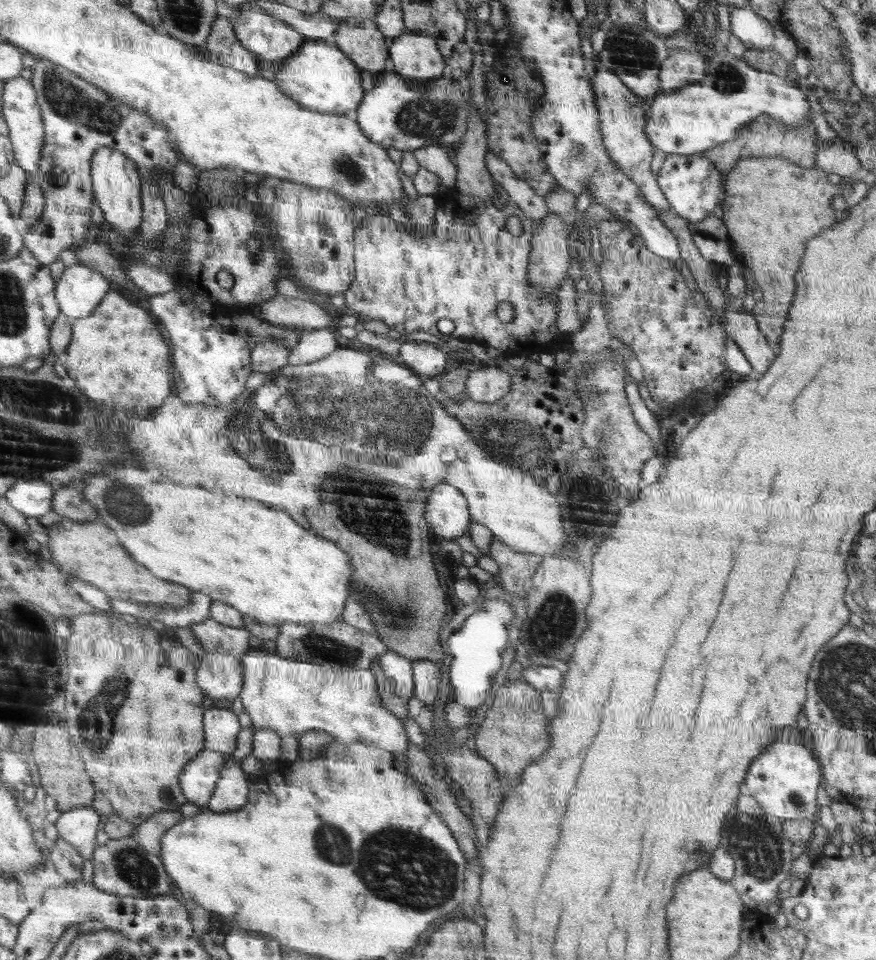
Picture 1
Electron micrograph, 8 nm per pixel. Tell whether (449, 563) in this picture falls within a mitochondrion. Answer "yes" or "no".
no

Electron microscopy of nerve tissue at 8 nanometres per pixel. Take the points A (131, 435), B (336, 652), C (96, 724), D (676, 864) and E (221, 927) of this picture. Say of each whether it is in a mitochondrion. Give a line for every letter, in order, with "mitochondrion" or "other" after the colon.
A: other
B: mitochondrion
C: mitochondrion
D: other
E: other

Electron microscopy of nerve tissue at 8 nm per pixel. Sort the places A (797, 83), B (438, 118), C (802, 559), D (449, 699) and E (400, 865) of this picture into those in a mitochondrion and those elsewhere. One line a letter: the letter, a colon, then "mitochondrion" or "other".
A: other
B: mitochondrion
C: other
D: other
E: mitochondrion

